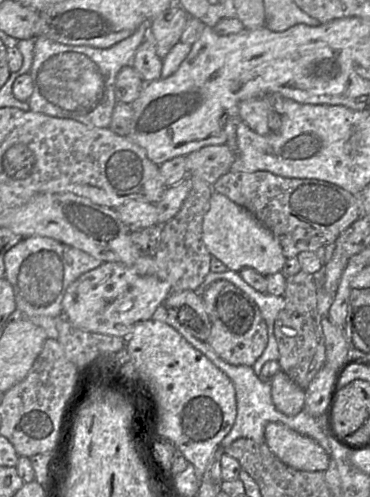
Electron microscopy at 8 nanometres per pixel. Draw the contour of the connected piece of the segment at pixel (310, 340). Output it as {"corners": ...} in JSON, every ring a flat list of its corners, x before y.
{"corners":[[300,270,286,278,285,307,276,316,274,336,279,348,280,369,300,388,306,389,326,361,322,317,317,307,317,284,312,274]]}

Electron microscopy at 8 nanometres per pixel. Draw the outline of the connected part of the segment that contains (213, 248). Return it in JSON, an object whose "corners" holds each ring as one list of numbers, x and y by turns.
{"corners":[[213,192,202,225,202,239,211,256,218,258,228,269,239,272,250,267,263,276,281,272,286,257,272,231,249,210,223,194]]}

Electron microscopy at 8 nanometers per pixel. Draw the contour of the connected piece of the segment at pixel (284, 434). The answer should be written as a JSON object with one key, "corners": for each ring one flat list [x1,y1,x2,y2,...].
{"corners":[[267,423,264,437,270,451,293,469,314,472,329,466,328,456,317,442,283,423]]}

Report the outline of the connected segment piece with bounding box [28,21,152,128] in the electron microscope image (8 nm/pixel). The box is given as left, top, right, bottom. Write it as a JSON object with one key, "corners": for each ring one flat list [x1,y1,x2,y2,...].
{"corners":[[143,22,131,36,105,49,65,45,54,42,45,36,37,36,33,50,33,62,29,71,33,82,33,93,28,100,30,111,54,118,75,120,88,127,108,128,117,103,114,92,116,76,121,68,131,65,138,47,149,37,148,31,151,22]]}

